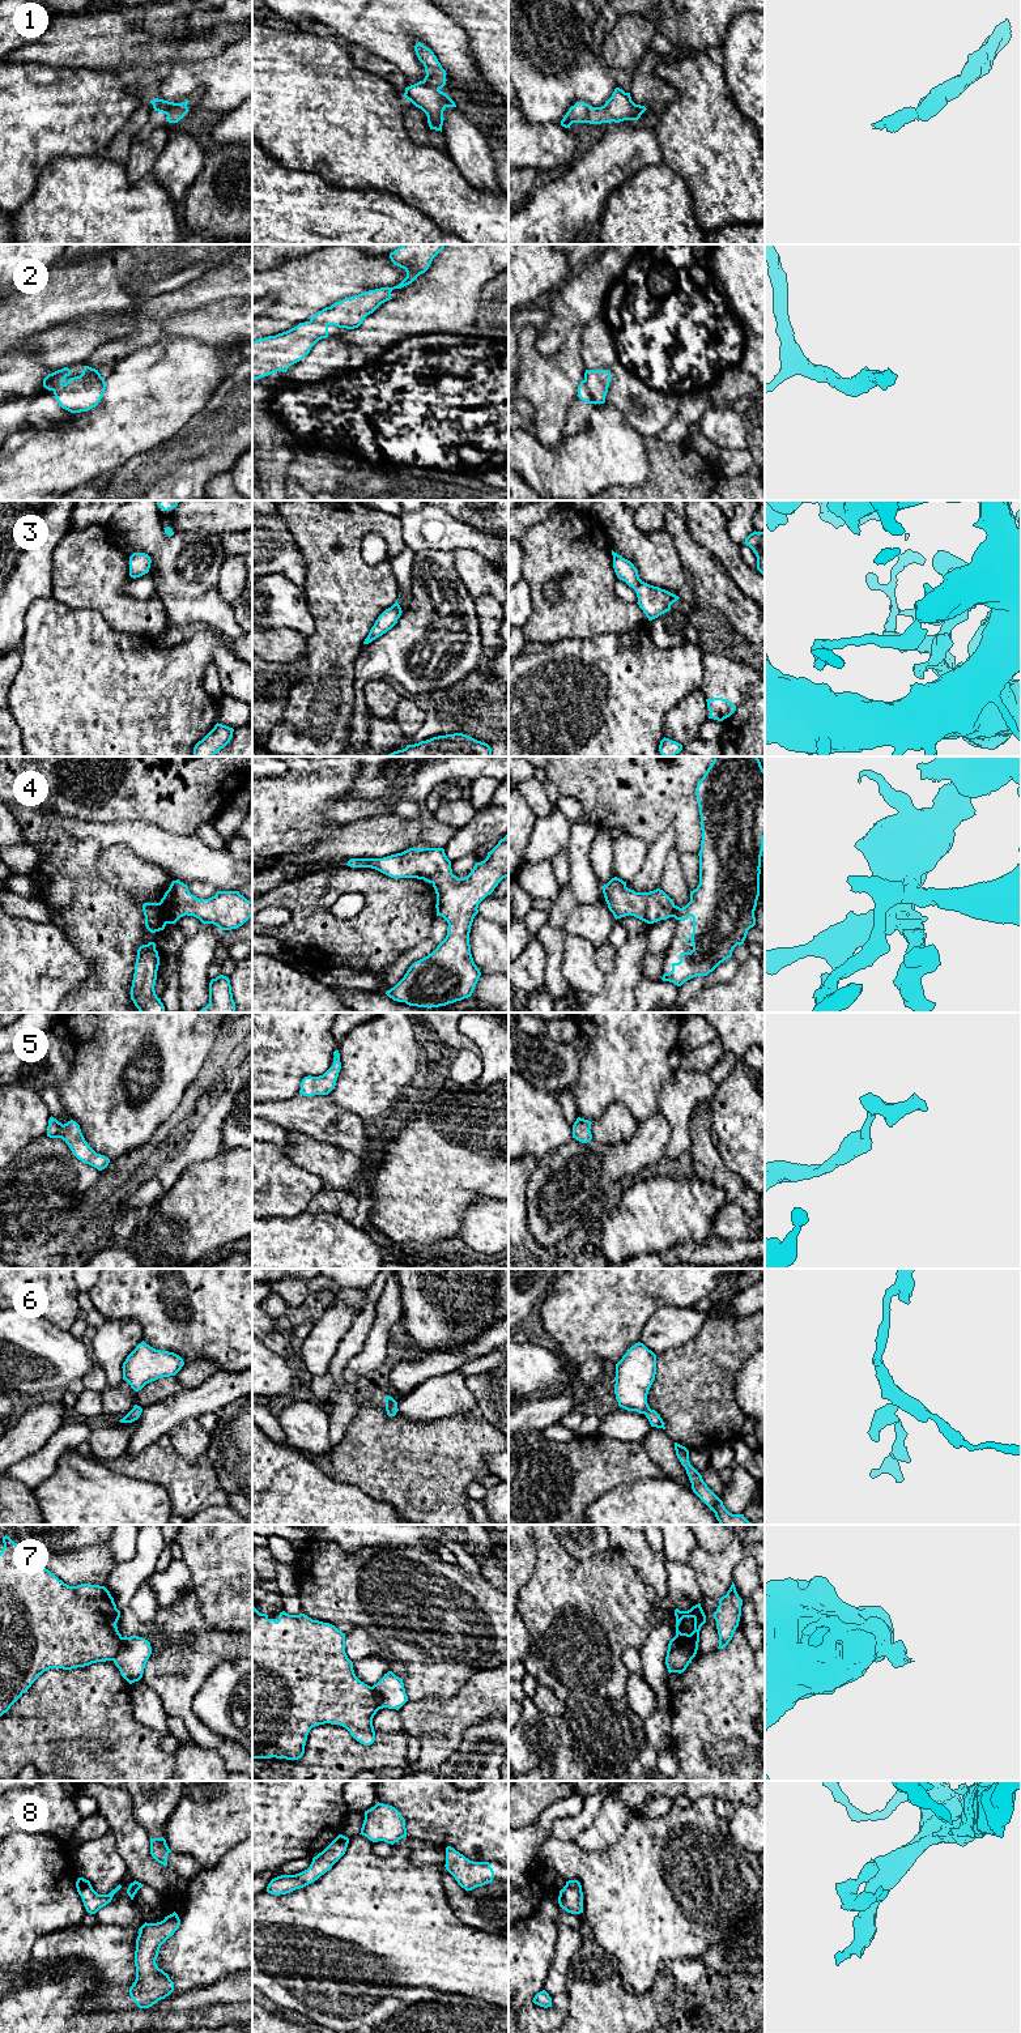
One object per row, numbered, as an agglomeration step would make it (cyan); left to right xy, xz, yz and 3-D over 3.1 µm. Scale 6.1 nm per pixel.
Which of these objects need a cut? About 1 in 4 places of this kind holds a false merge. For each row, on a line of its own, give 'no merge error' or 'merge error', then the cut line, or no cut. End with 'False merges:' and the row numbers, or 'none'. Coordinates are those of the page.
1: no merge error; cut none
2: no merge error; cut none
3: no merge error; cut none
4: no merge error; cut none
5: no merge error; cut none
6: no merge error; cut none
7: merge error; cut yz (675, 1636), (676, 1641), (692, 1658)
8: no merge error; cut none
False merges: 7

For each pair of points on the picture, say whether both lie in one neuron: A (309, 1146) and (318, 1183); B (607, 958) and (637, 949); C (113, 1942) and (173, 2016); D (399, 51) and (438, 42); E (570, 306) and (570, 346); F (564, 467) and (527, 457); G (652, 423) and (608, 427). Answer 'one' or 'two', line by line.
A: two
B: two
C: two
D: one
E: two
F: one
G: two

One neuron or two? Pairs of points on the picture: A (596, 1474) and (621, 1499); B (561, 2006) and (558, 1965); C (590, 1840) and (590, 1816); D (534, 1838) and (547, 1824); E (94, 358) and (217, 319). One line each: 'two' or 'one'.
A: two
B: one
C: two
D: one
E: two

